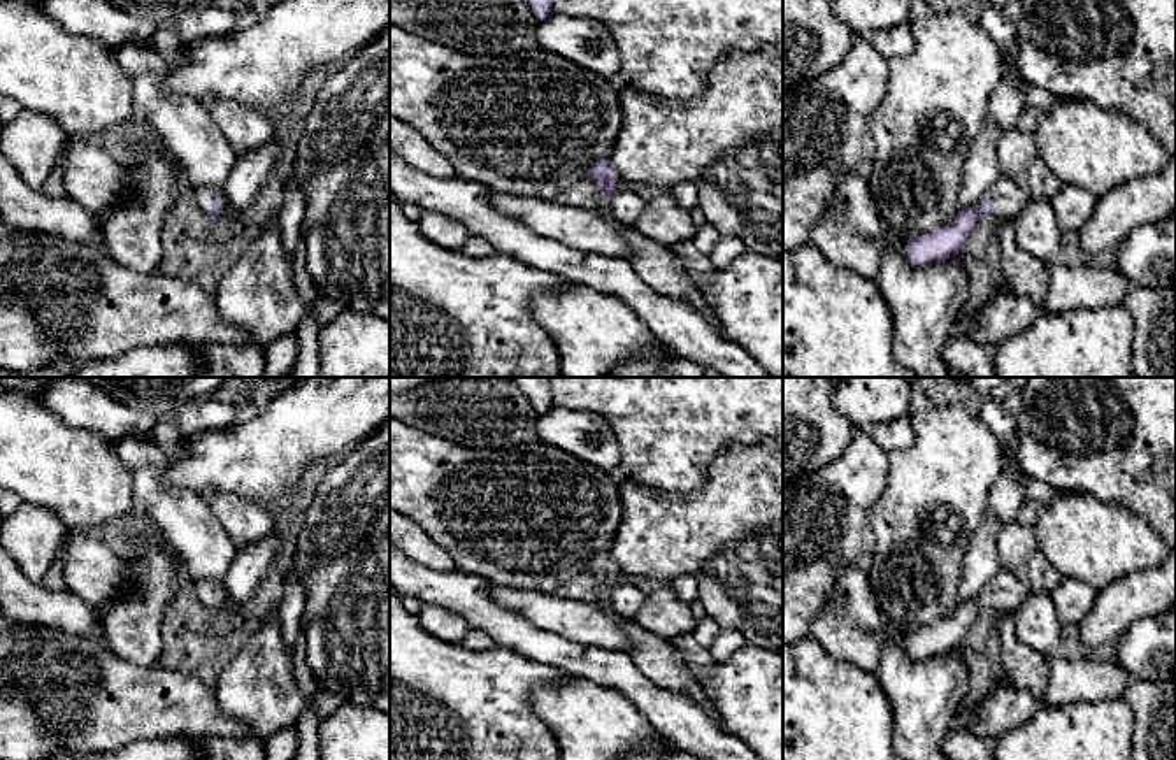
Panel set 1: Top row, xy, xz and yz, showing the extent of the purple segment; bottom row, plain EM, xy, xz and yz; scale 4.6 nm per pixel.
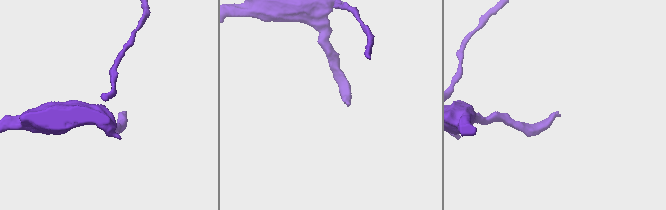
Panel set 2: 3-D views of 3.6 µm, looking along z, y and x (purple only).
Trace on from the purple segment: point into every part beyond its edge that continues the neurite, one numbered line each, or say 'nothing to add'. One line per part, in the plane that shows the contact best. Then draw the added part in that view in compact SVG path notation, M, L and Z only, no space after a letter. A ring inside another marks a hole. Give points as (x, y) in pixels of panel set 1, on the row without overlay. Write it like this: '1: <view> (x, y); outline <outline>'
1: yz (1008, 592); outline M1004 569L986 584L985 590L997 604L997 609L1007 611L1015 611L1034 593L1032 588Z

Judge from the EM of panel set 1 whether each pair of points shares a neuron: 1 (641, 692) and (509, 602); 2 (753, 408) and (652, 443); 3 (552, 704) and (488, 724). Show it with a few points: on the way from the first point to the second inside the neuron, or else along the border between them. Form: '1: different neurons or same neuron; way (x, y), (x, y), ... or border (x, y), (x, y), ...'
1: different neurons; border (515, 611), (537, 627), (590, 646)
2: same neuron; way (729, 408), (687, 408), (676, 418)
3: different neurons; border (562, 678), (530, 695), (536, 715), (559, 741)

